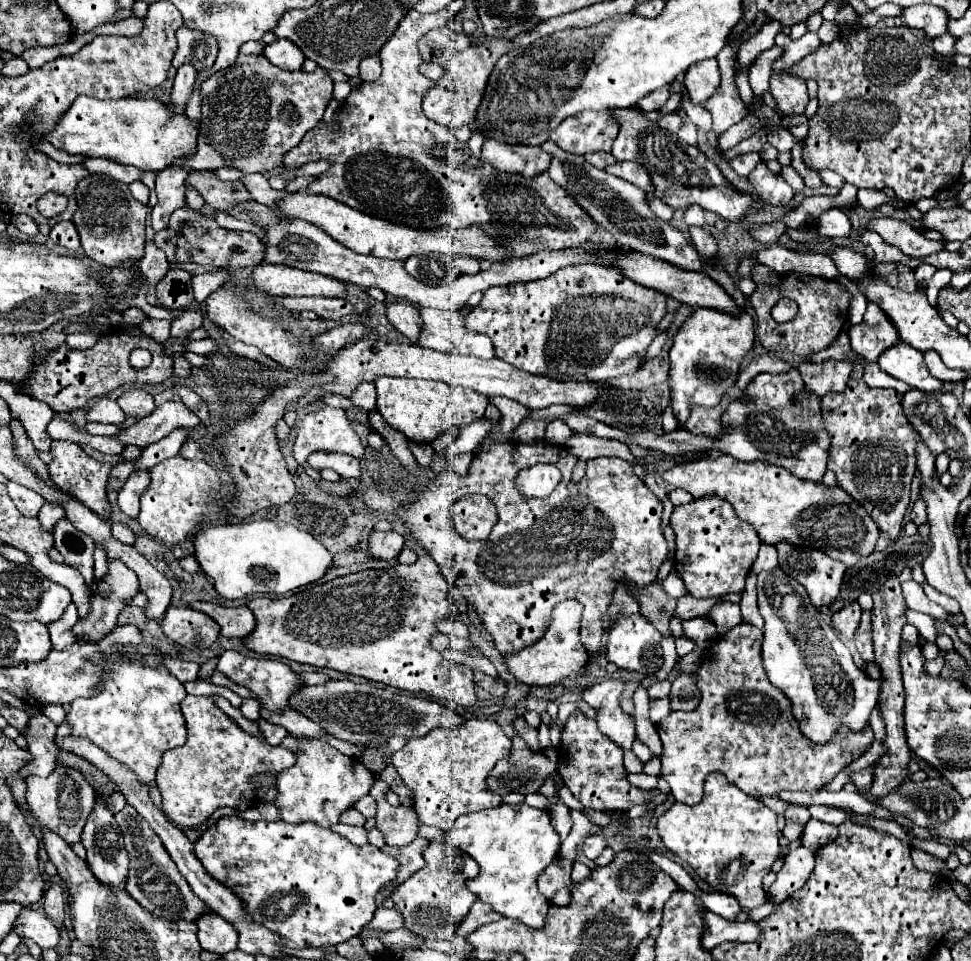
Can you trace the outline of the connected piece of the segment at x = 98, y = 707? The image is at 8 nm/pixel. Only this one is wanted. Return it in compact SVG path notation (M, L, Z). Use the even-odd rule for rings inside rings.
M132 624L116 626L98 642L98 648L106 660L108 672L102 674L104 678L100 678L98 692L70 704L72 708L66 716L72 730L70 736L92 740L108 756L132 770L138 782L150 784L162 754L186 742L186 724L180 712L180 702L186 698L184 684L162 664L168 654L148 644L142 632ZM148 656L156 656L160 662L148 666L144 662Z

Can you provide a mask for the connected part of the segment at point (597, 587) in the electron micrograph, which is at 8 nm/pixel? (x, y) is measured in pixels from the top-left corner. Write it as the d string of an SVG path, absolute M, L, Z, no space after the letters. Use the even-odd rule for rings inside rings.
M546 440L540 442L500 442L492 444L486 452L474 456L468 476L458 478L452 468L446 468L438 478L432 478L428 486L422 486L422 492L414 492L412 502L404 490L390 488L386 484L366 486L364 500L374 510L396 512L410 528L412 536L428 550L428 554L438 562L446 580L456 584L460 594L476 606L478 616L482 618L486 630L494 638L494 646L502 658L518 654L526 646L532 646L542 634L544 626L548 626L548 618L552 606L562 600L576 598L584 606L582 614L582 642L590 656L600 652L602 646L602 632L604 632L604 618L610 606L610 598L614 594L614 580L630 580L638 586L646 586L656 580L658 568L666 558L668 544L660 530L660 516L662 516L662 502L658 496L648 490L648 486L632 472L632 466L622 458L594 458L586 462L586 476L580 484L572 484L572 468L576 466L578 458L572 456L564 446L550 444ZM548 462L554 464L562 472L562 482L556 490L548 496L550 508L546 508L546 498L522 498L514 490L512 478L518 470ZM478 492L490 498L498 510L498 522L492 528L492 534L486 540L450 540L450 504L464 498L464 494ZM400 502L410 502L408 508L400 508Z

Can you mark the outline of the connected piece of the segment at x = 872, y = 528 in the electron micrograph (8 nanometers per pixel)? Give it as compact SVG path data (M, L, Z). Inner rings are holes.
M706 456L702 460L680 464L662 474L664 482L690 492L694 498L714 494L732 504L736 516L752 524L766 544L800 544L826 552L830 558L840 560L846 568L852 568L862 556L868 556L878 538L880 528L872 516L840 486L824 486L822 482L808 482L796 478L782 466L768 464L764 460L740 462L732 456Z

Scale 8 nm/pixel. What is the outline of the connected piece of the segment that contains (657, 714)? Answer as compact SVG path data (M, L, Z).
M670 696L664 698L650 698L650 720L658 724L662 718L666 718L672 712L670 708Z

